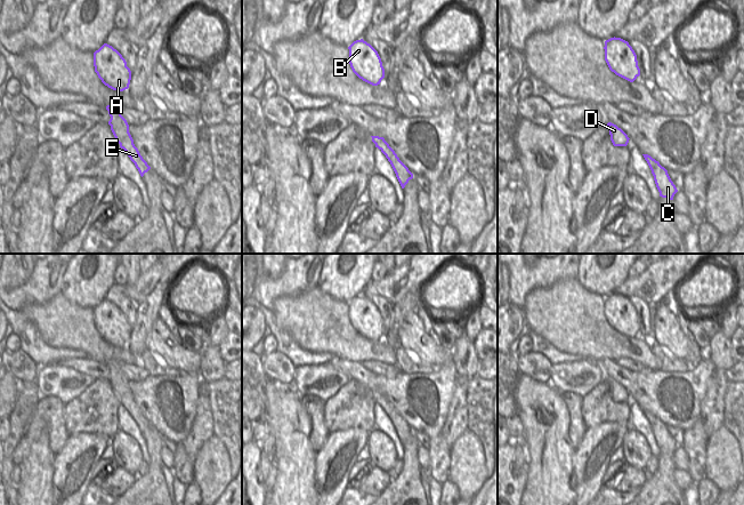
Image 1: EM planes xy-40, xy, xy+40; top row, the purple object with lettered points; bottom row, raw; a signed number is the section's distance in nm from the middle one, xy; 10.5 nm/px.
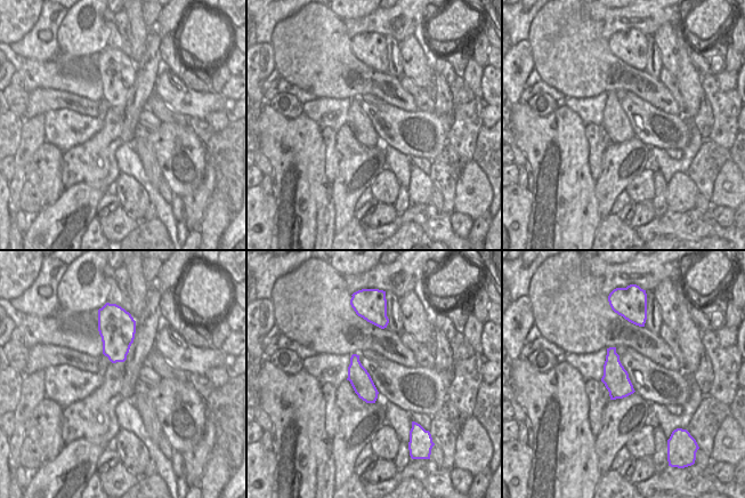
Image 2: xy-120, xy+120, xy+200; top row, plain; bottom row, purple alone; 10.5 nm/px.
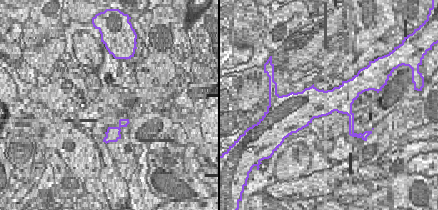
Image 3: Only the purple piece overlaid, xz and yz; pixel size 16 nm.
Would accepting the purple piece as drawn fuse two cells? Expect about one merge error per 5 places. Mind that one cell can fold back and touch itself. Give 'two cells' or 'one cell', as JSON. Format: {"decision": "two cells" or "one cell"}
{"decision": "one cell"}

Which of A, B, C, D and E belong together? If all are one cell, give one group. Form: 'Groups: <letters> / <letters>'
Groups: A B C D E.

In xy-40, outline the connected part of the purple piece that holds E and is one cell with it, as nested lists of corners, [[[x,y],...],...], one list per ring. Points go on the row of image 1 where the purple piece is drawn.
[[[107,105],[106,110],[111,117],[108,125],[111,126],[111,130],[116,142],[120,144],[120,147],[126,151],[143,177],[144,174],[151,169],[151,167],[143,159],[138,149],[134,144],[134,139],[129,133],[129,125],[121,115],[121,105]]]

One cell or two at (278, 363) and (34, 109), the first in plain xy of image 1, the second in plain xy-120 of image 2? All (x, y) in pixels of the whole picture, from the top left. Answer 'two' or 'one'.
two

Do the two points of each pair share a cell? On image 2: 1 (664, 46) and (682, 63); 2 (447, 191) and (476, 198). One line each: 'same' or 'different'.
1: different
2: different

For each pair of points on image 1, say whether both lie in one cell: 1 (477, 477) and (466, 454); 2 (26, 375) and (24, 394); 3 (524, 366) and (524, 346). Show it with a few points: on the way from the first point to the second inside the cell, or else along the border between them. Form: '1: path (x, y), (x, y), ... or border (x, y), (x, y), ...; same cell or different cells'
1: path (471, 471), (468, 467), (467, 459); same cell
2: border (17, 379), (34, 383); different cells
3: border (531, 351), (519, 357); different cells

